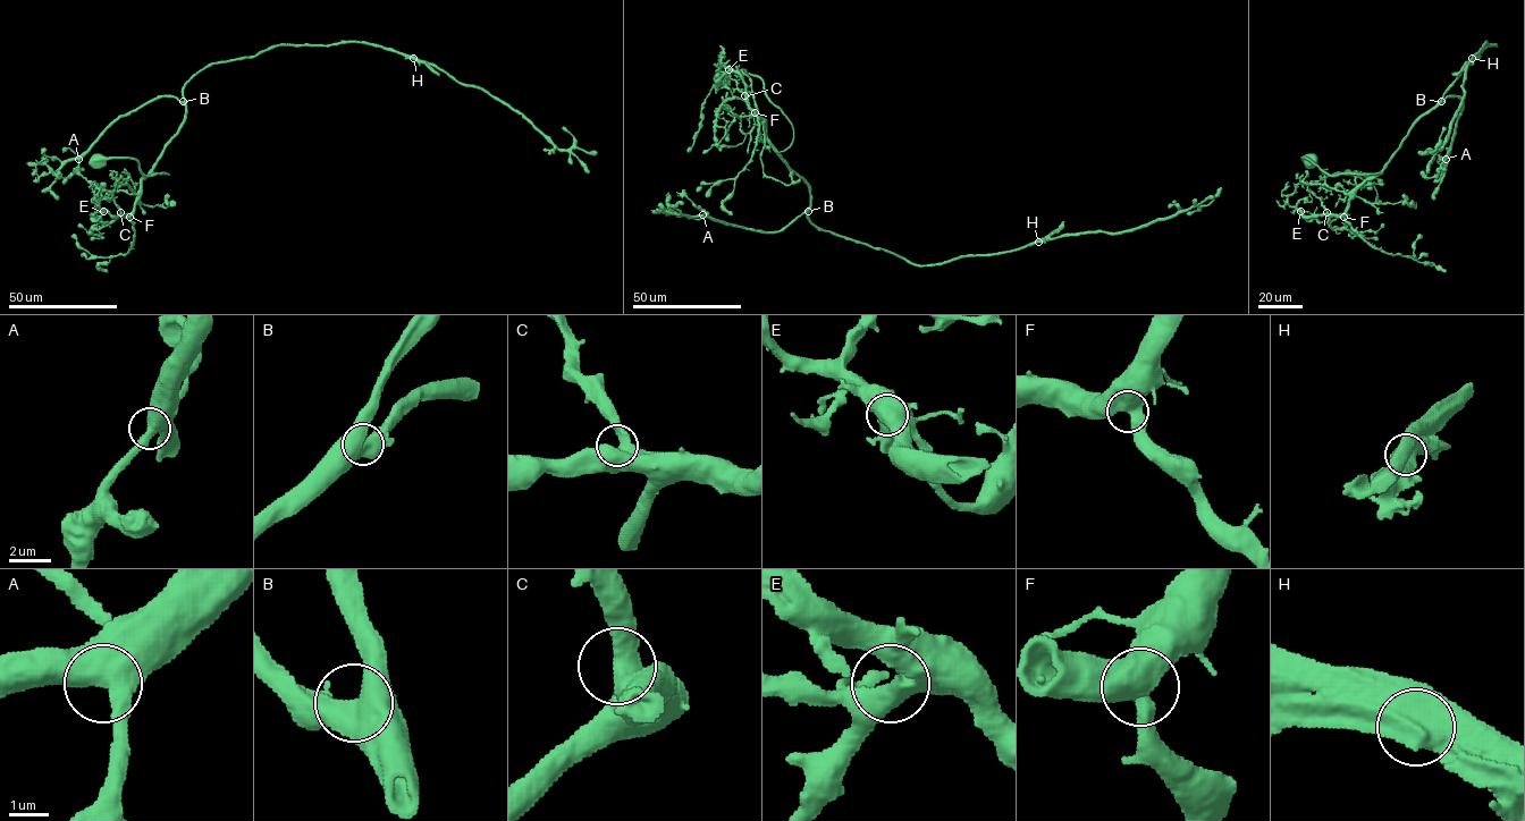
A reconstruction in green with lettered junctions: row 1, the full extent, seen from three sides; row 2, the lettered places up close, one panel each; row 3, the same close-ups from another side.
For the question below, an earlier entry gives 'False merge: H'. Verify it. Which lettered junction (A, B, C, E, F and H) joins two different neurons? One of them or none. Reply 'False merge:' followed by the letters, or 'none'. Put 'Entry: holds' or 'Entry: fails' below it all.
False merge: H
Entry: holds

